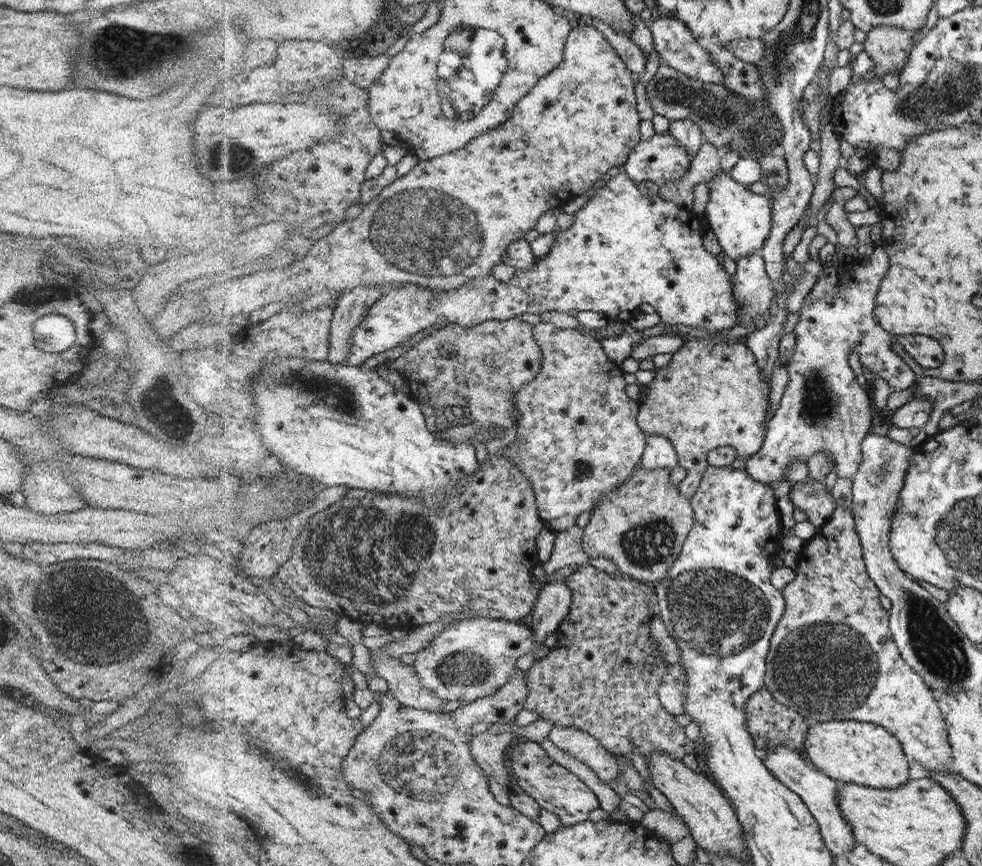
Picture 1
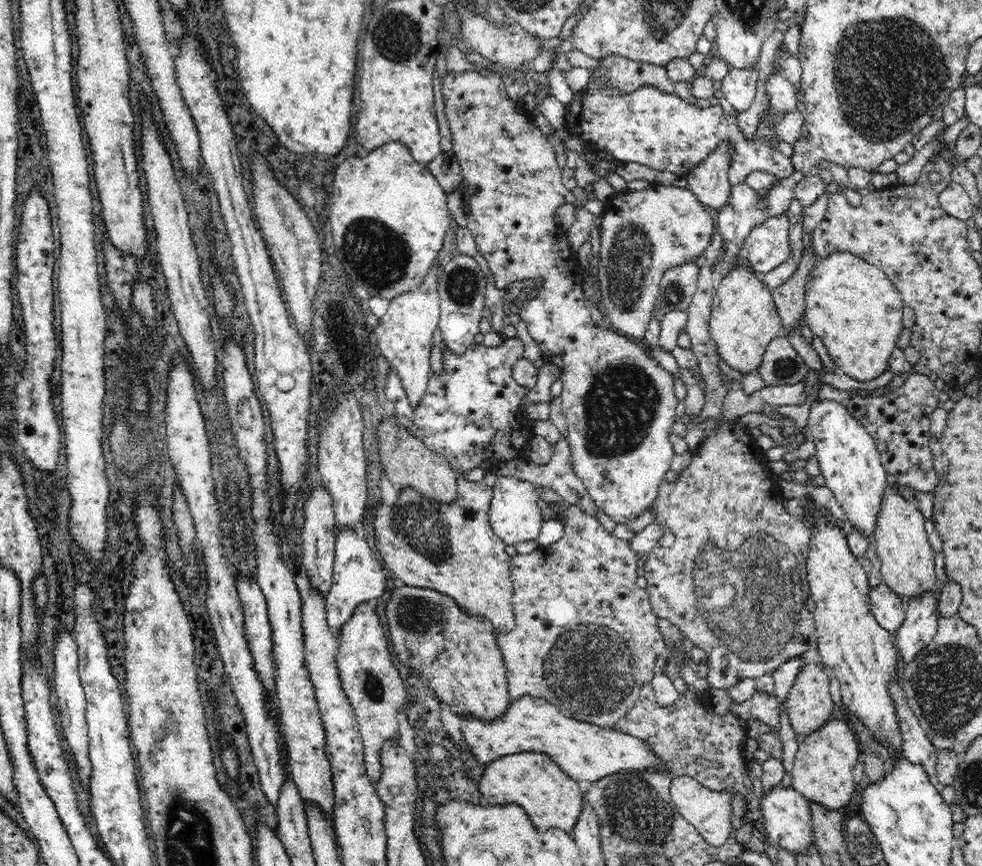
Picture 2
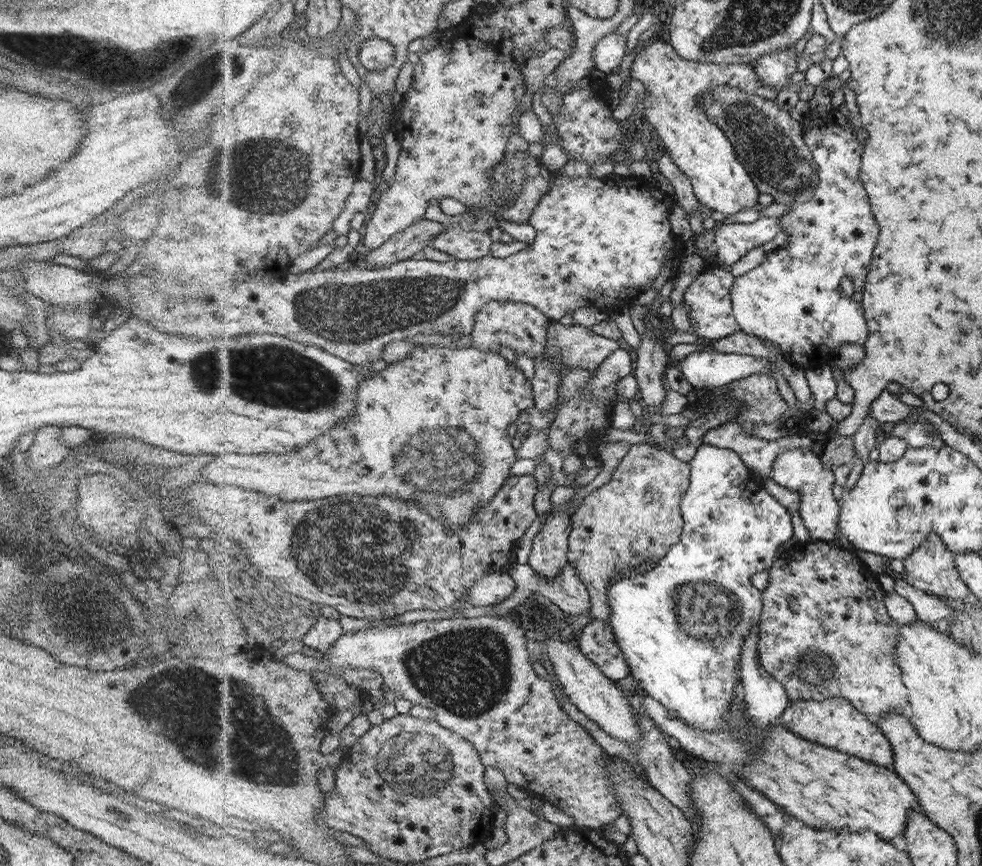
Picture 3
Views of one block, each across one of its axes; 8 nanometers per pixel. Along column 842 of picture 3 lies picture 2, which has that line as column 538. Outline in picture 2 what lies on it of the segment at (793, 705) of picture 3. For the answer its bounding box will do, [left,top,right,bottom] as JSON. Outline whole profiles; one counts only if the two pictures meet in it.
[462,695,663,782]

